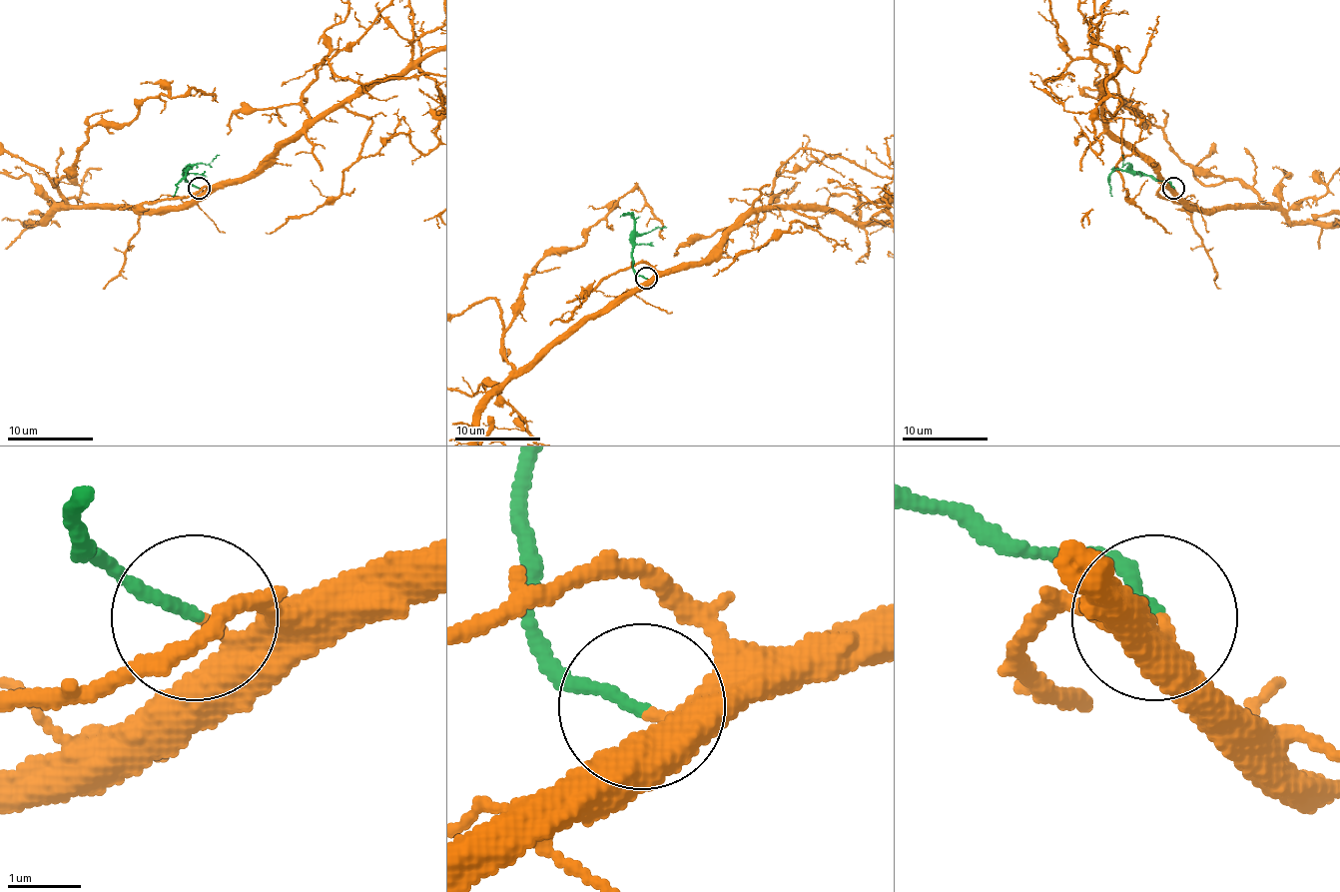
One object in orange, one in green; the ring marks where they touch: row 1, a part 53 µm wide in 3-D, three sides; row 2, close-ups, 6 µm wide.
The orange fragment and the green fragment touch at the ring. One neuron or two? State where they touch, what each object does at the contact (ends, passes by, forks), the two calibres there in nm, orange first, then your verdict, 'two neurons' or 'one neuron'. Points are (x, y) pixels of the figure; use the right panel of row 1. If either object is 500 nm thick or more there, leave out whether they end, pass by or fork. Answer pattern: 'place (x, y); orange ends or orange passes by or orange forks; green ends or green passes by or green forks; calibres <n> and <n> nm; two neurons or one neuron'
place (1173, 188); orange ends; green ends; calibres 320 and 150 nm; one neuron

